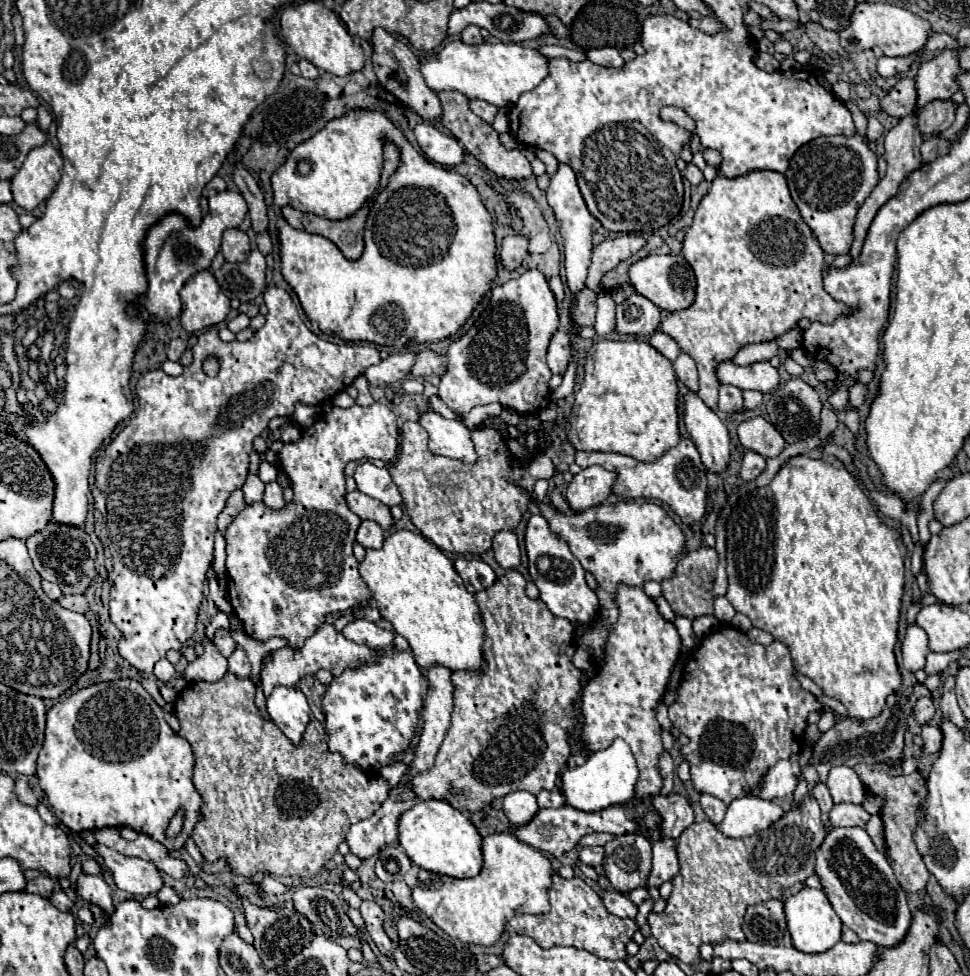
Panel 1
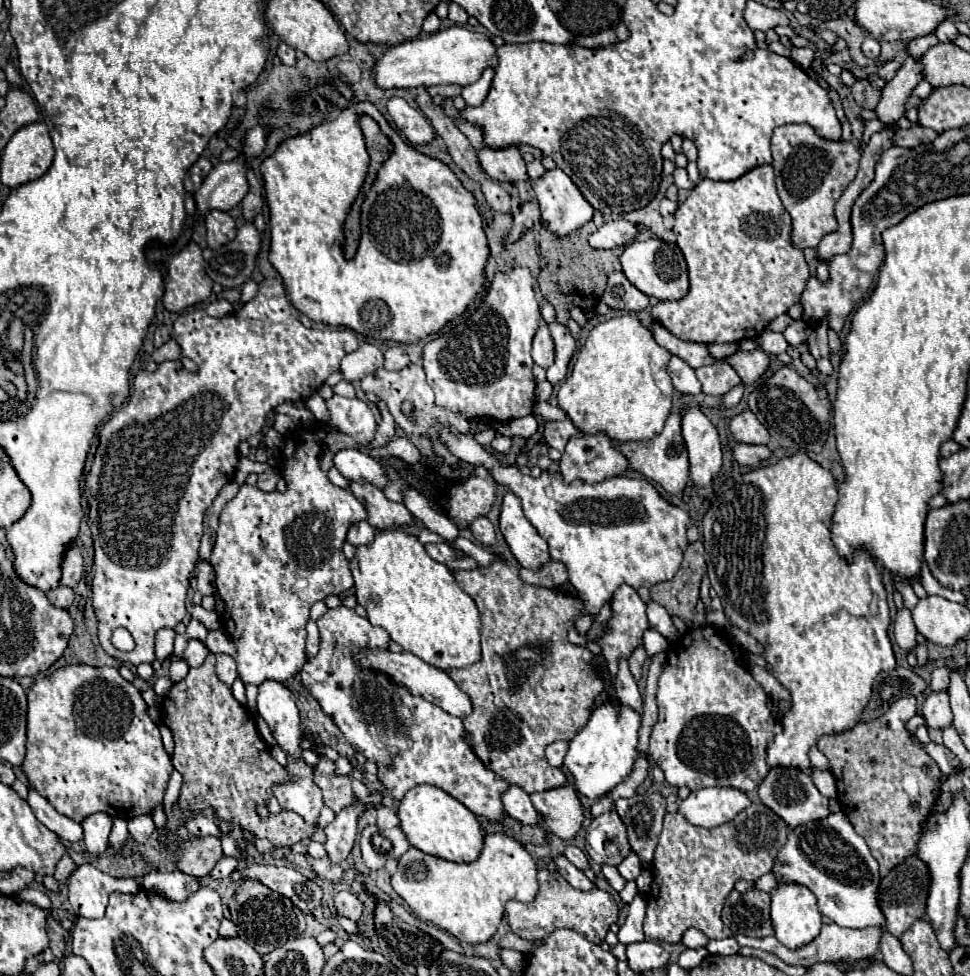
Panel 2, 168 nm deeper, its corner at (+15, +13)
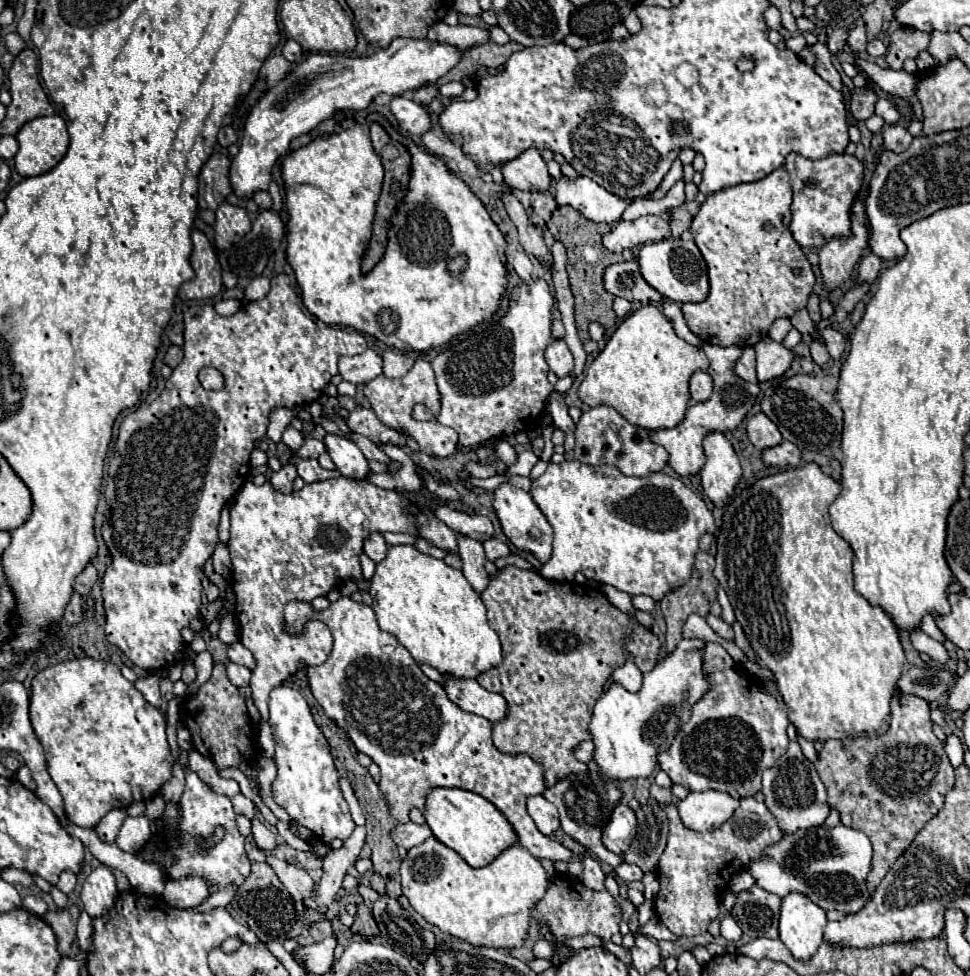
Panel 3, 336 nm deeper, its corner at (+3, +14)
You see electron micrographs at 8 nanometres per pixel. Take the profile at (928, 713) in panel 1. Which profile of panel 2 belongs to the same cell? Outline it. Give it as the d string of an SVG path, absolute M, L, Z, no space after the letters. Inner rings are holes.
M913 695L901 697L889 707L889 711L885 711L885 715L869 723L861 723L847 733L825 735L817 743L819 751L829 759L831 775L835 777L837 783L837 801L841 805L841 811L851 821L853 829L867 841L873 857L879 863L881 877L885 877L891 867L899 865L901 861L905 861L909 855L915 853L917 839L921 833L921 819L929 815L943 777L933 757L917 743L913 733L909 733L907 729L907 721L913 715L917 715L915 697Z

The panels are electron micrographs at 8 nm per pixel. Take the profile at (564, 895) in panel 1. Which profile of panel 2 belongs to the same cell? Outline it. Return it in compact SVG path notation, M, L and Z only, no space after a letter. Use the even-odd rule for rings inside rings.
M547 869L537 875L541 887L537 897L531 903L509 901L505 915L509 919L511 931L523 939L545 939L551 931L567 927L581 933L591 943L601 943L609 931L609 925L617 921L619 909L607 891L593 887L593 891L577 891L573 889L559 873L551 873Z

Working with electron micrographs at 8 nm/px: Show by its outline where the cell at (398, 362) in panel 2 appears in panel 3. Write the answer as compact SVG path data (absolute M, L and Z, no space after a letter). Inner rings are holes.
M387 348L383 352L383 374L387 378L401 378L405 376L415 364L415 358L405 354L405 352L399 352L395 348Z

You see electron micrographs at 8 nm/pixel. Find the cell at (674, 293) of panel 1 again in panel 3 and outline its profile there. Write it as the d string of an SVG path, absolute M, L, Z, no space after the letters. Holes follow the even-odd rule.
M669 238L645 244L637 256L637 262L645 282L673 302L701 302L709 292L707 264L693 240L685 242L679 238Z

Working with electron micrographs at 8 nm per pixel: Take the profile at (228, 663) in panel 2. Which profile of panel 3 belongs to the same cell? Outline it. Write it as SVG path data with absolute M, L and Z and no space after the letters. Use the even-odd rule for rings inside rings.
M229 662L227 664L227 674L229 674L229 680L237 686L237 688L245 688L249 684L249 678L251 678L251 670L245 668L245 666L239 666L235 662Z

